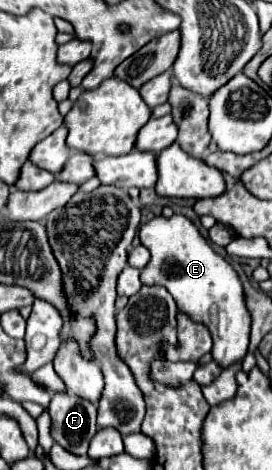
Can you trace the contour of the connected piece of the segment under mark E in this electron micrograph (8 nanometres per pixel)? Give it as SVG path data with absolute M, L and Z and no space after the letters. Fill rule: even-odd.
M162 215L154 217L140 225L138 235L152 255L150 263L142 269L142 285L166 287L184 315L208 327L214 341L214 361L218 361L224 369L242 361L248 351L252 319L246 307L242 281L234 267L210 247L198 227L184 215L172 215L168 219Z

